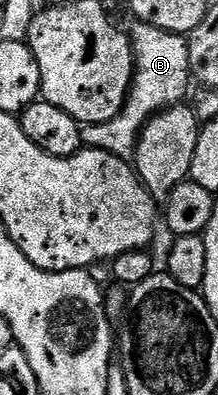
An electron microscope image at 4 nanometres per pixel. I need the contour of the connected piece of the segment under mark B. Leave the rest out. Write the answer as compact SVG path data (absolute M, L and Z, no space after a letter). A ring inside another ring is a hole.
M139 21L134 25L129 32L135 55L134 81L126 97L125 107L121 109L120 115L114 116L108 123L88 125L82 130L82 141L87 148L107 150L126 160L135 156L140 132L148 120L163 109L183 102L189 85L192 85L187 38Z

